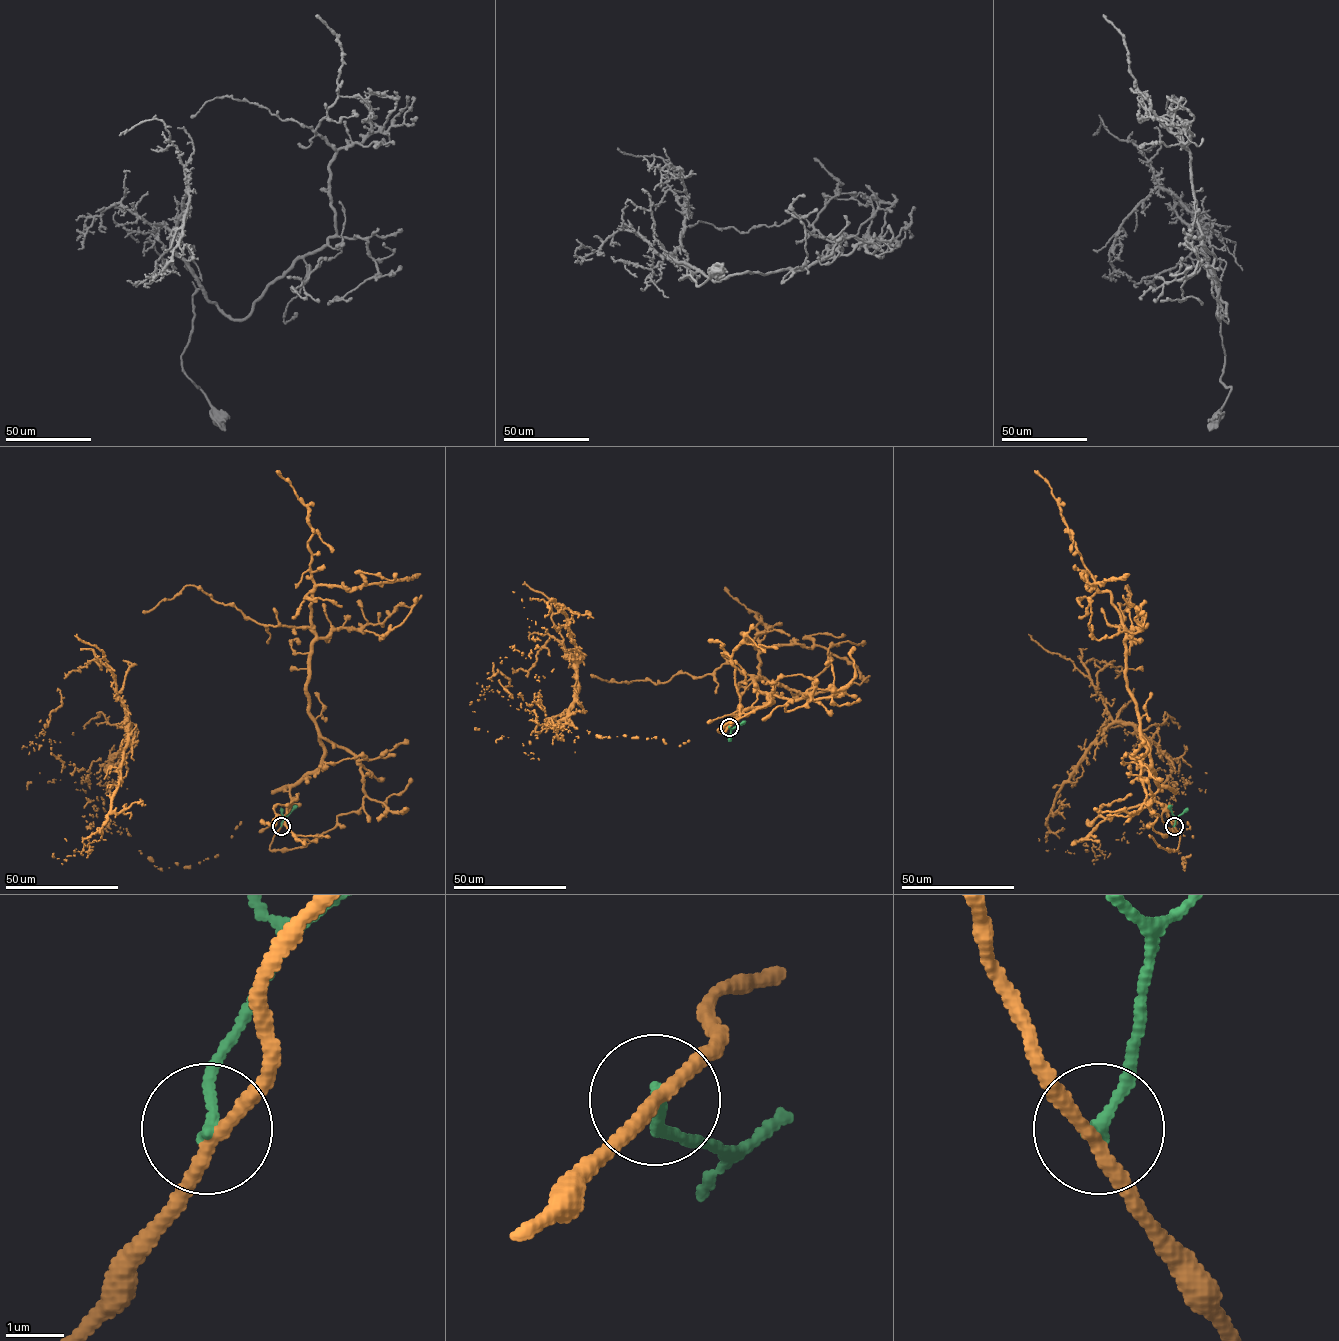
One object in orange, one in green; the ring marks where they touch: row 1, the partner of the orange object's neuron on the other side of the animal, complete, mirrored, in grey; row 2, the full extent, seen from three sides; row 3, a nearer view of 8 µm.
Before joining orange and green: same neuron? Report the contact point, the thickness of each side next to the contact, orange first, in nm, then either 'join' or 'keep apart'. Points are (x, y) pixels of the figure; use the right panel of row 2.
(1174, 826) | 240/200 nm | keep apart

